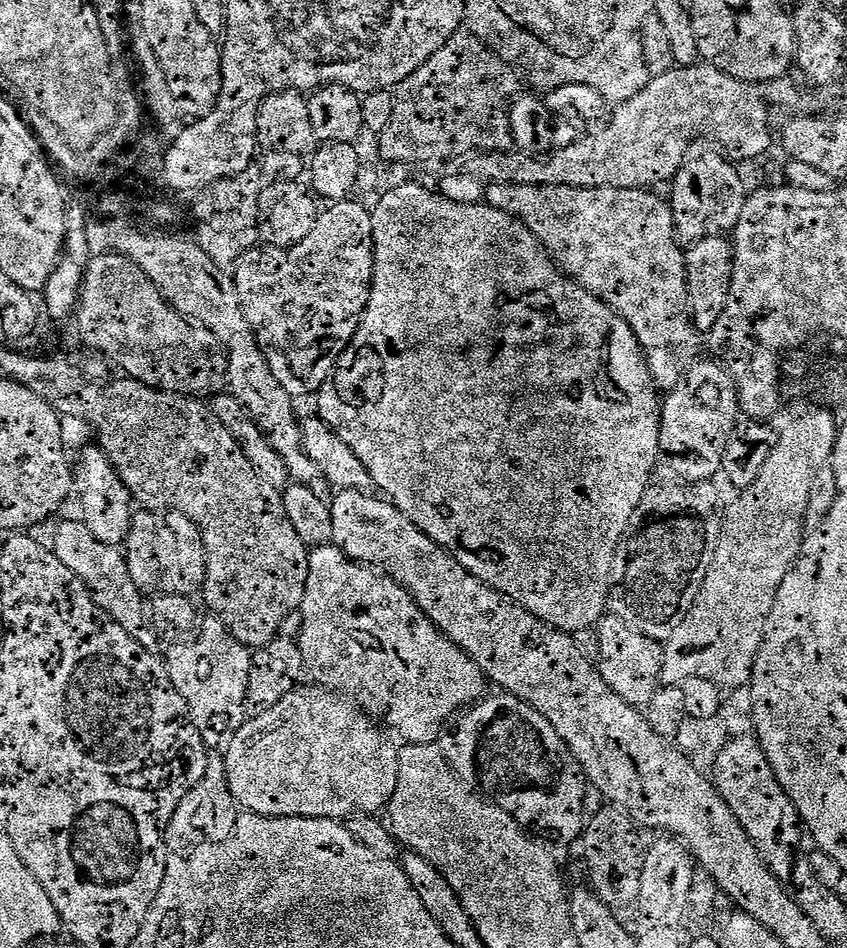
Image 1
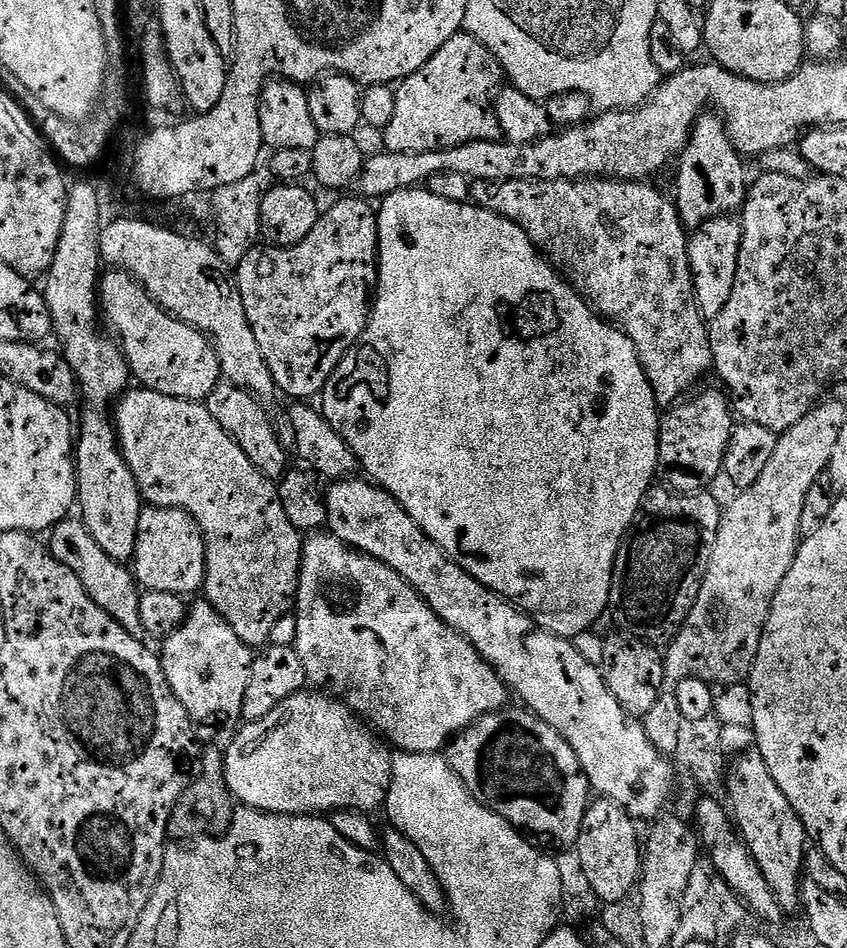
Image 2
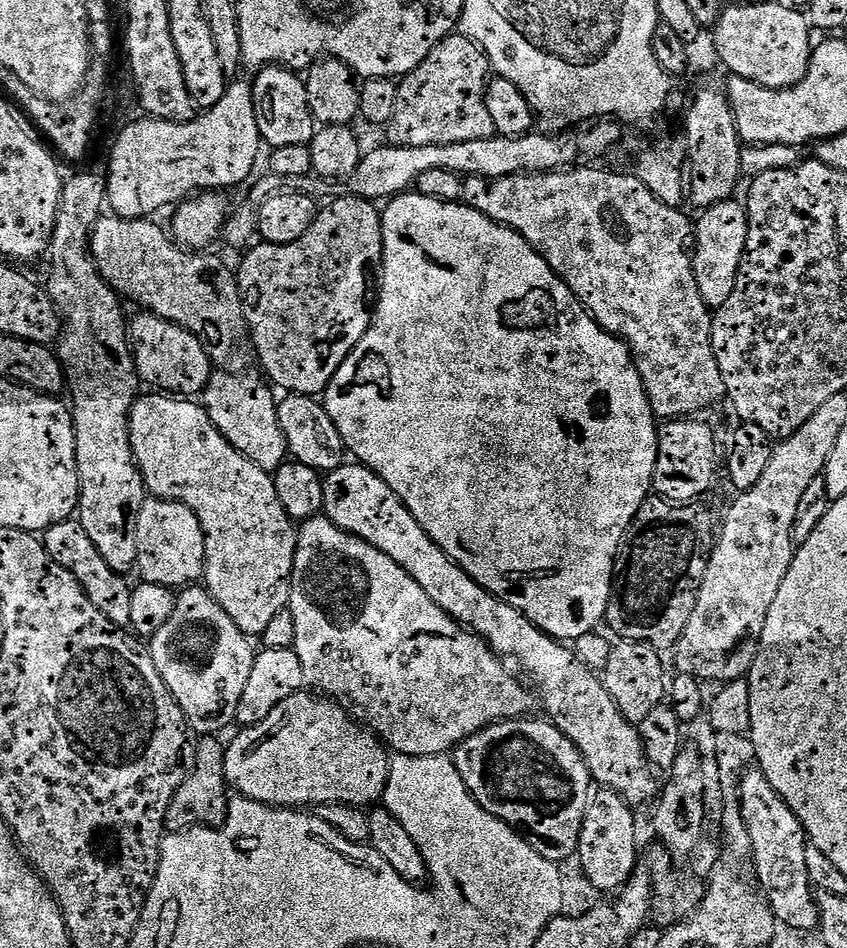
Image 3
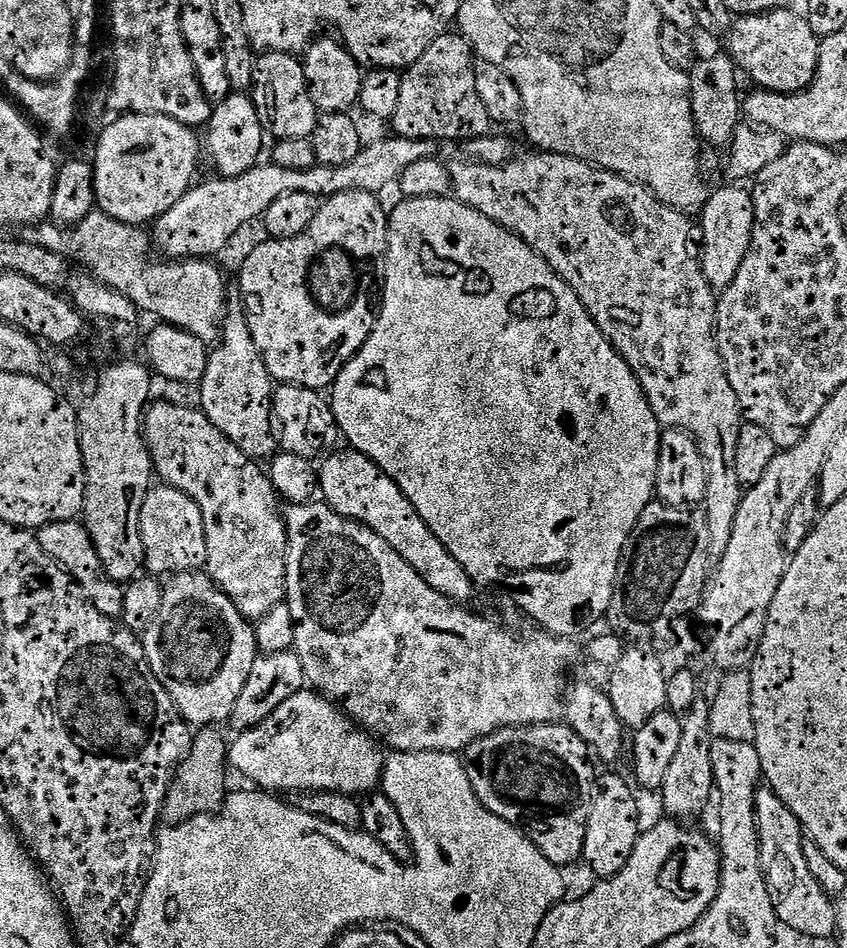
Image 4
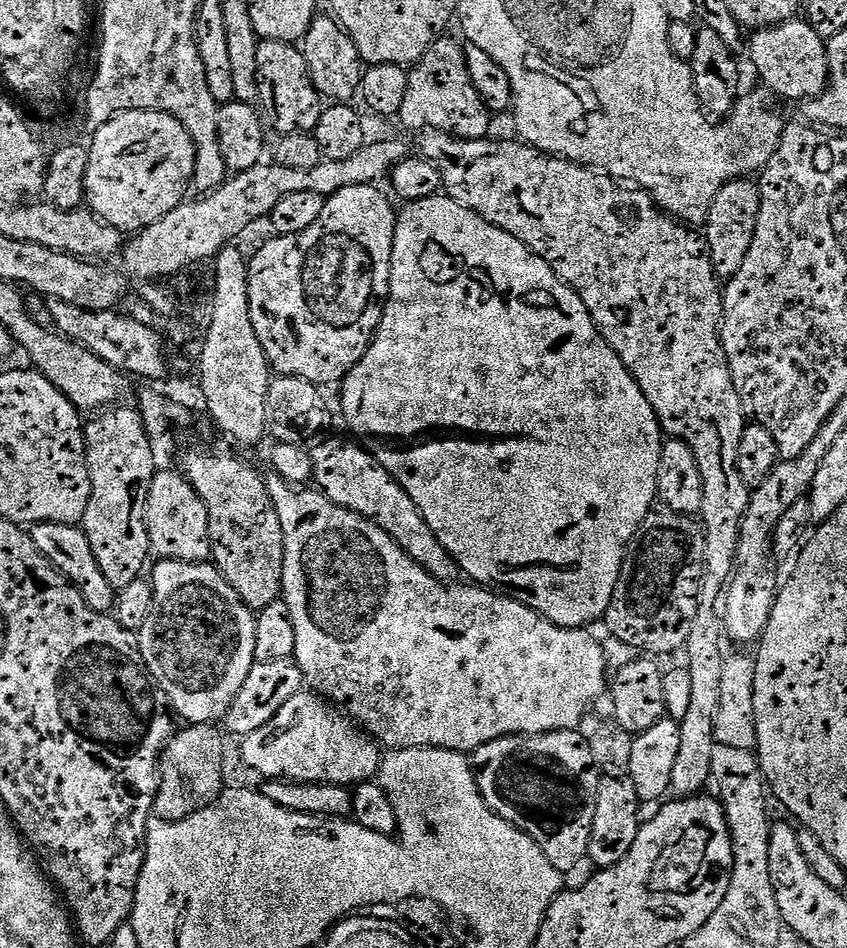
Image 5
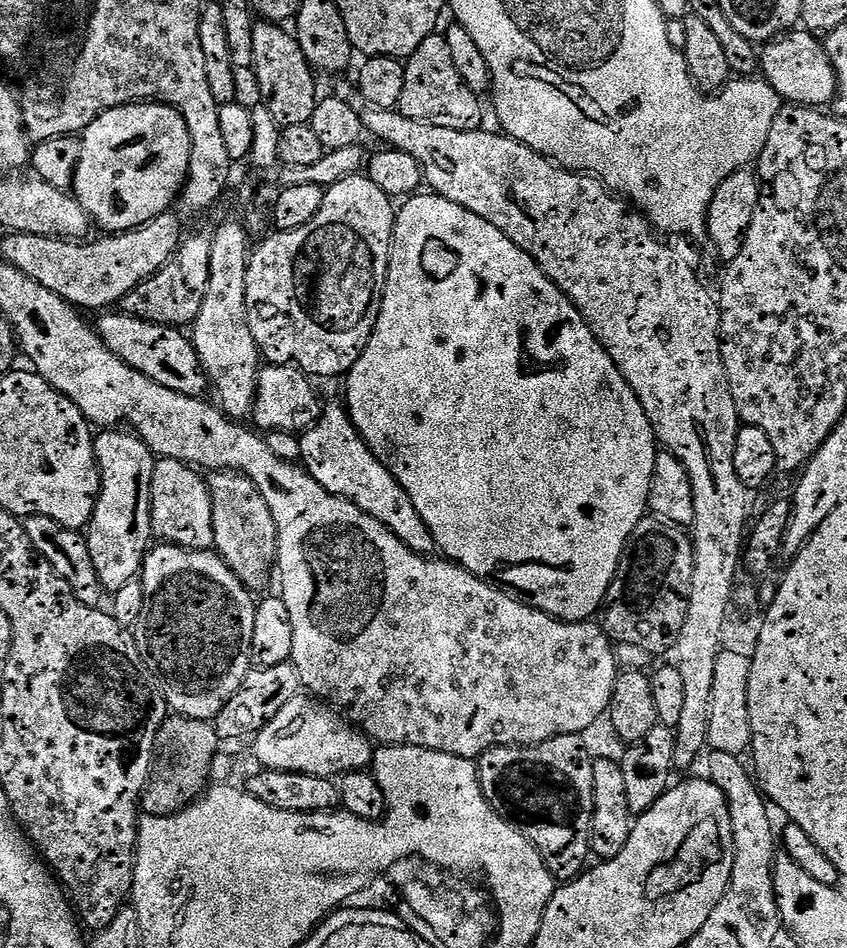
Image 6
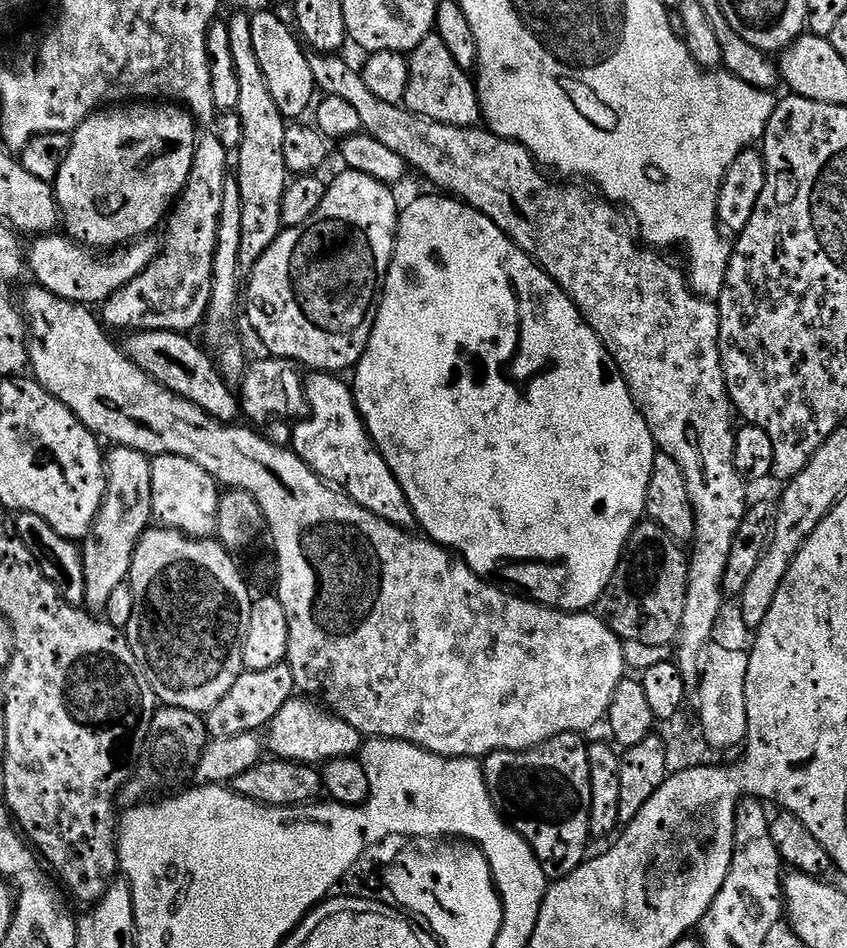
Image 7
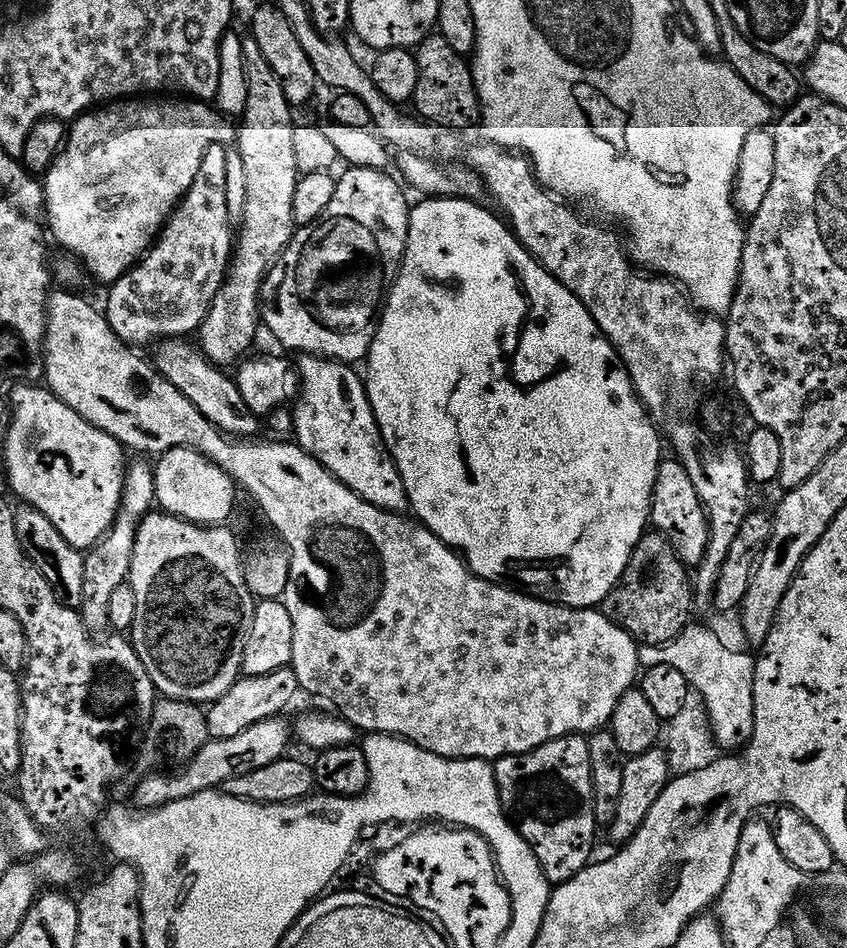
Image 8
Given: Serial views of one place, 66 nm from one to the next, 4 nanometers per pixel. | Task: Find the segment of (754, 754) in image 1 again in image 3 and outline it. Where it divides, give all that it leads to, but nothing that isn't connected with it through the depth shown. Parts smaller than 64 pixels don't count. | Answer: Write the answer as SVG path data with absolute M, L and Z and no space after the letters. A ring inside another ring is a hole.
M749 770L741 778L740 802L742 818L745 819L753 847L753 866L756 868L758 888L777 921L799 930L819 929L816 892L807 876L806 850L810 841L804 835L802 822L794 810L786 806L774 786L770 786L766 774L758 770Z

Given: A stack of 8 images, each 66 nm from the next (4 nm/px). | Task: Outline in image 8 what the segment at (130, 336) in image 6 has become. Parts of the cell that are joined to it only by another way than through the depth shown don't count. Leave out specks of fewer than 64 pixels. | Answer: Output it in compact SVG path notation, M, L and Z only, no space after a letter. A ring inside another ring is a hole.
M171 338L161 341L156 352L156 360L154 359L154 366L160 375L167 378L169 382L180 393L185 394L186 398L190 398L194 402L194 406L198 407L199 412L206 417L206 419L215 426L220 432L223 432L226 436L233 439L253 439L259 435L258 430L261 426L261 419L252 413L250 408L246 406L242 394L235 382L235 379L230 376L226 376L226 372L222 371L219 367L213 365L207 358L202 354L202 352L197 348L193 348L186 344L187 341Z

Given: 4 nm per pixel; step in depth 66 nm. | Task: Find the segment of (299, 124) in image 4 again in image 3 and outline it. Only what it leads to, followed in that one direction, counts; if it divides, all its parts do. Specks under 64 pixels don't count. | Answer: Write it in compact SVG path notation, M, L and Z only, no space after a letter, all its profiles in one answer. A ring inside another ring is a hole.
M278 64L259 69L255 76L256 80L253 79L251 85L261 141L272 150L284 146L309 145L315 138L318 124L313 119L310 102L307 101L305 81L293 69Z

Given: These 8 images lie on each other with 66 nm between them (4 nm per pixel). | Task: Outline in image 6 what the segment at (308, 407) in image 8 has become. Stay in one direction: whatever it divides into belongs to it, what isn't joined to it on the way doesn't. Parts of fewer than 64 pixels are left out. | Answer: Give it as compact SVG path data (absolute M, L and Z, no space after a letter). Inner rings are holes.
M343 403L332 404L330 406L328 404L323 409L316 424L299 437L301 444L300 460L303 467L306 469L308 475L314 477L330 494L343 496L345 500L350 500L353 504L357 504L366 514L378 518L378 522L382 522L387 528L392 529L393 534L399 540L403 540L405 544L409 544L417 552L421 554L435 553L437 551L436 540L430 534L426 522L422 522L422 518L416 509L416 504L410 502L406 490L396 480L395 471L389 468L381 457L379 460L368 449L367 442L360 435L362 435L361 429L356 428L353 417L349 415L347 407Z

